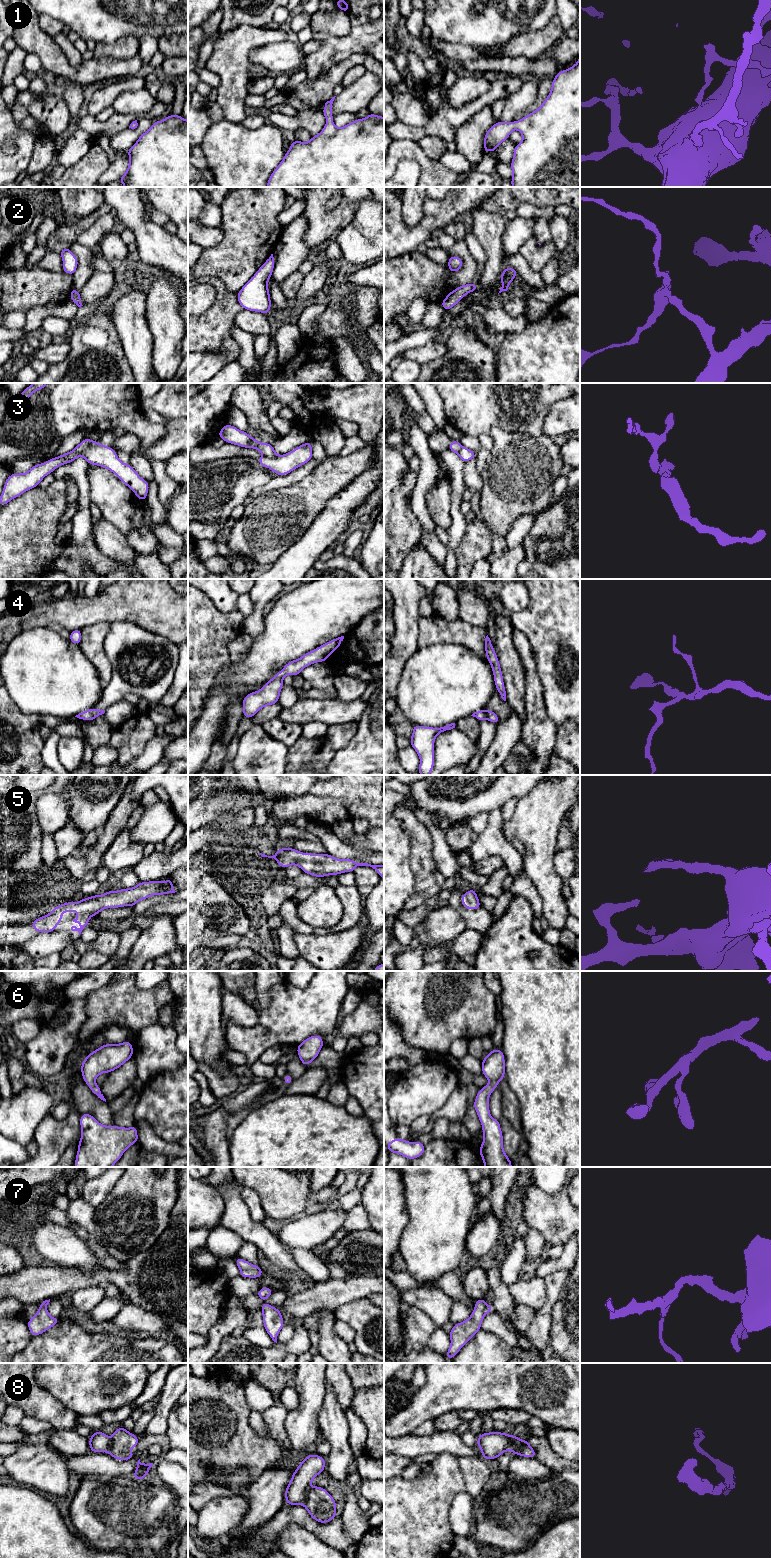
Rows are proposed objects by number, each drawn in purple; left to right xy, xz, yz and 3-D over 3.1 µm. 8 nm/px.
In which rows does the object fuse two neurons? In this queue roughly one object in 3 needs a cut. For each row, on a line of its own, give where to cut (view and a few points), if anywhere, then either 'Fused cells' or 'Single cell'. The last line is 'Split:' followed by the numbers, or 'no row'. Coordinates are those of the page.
1: No split. Single cell
2: No split. Single cell
3: Split along xy (93, 441), (78, 454), (72, 452). Fused cells
4: No split. Single cell
5: No split. Single cell
6: No split. Single cell
7: No split. Single cell
8: Split along xz (309, 1488), (305, 1499), (301, 1503). Fused cells
Split: 3, 8

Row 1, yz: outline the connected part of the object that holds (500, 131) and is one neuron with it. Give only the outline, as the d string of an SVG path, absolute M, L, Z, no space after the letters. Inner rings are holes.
M580 54L578 56L579 60L575 65L556 74L549 95L537 110L519 121L495 122L485 133L483 145L485 153L495 152L514 129L522 134L523 139L515 145L510 164L512 187L580 187Z

